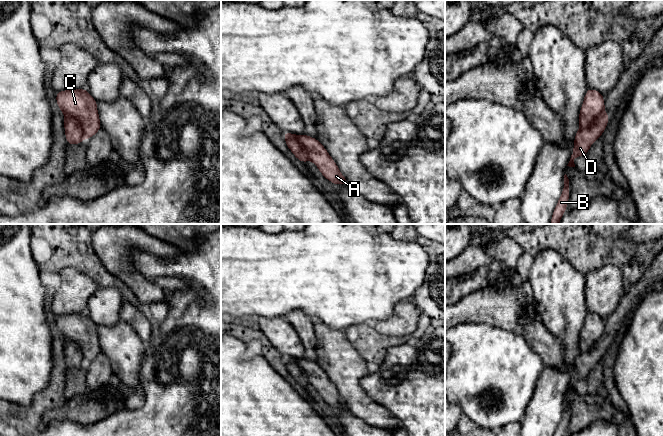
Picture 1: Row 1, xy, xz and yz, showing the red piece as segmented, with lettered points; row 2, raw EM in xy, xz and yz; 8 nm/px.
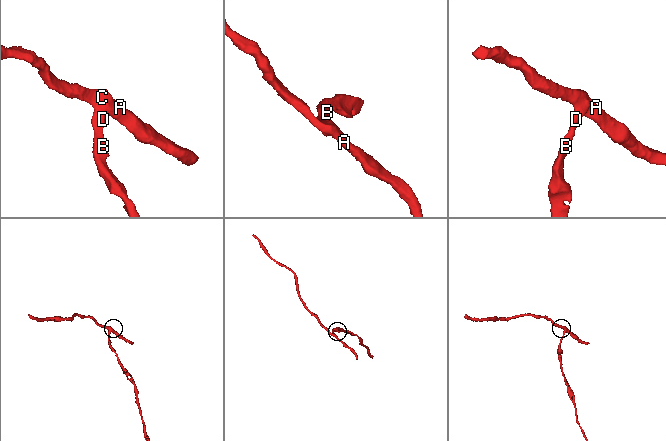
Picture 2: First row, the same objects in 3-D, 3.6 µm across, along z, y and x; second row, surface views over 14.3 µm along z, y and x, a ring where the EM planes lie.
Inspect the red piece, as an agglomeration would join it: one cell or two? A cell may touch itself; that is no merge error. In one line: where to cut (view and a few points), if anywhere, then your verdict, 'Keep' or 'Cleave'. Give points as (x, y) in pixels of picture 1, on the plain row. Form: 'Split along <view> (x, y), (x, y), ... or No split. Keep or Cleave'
Split along xy (65, 341), (73, 341), (81, 350), (85, 361). Cleave

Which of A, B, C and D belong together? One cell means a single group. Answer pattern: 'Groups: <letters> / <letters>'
Groups: A C / B D

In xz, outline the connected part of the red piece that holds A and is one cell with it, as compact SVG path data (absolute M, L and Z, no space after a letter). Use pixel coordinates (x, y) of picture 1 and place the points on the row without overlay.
M306 358L297 359L296 363L307 374L309 384L316 389L324 402L336 410L340 408L347 409L346 403L340 396L336 386L318 363Z

